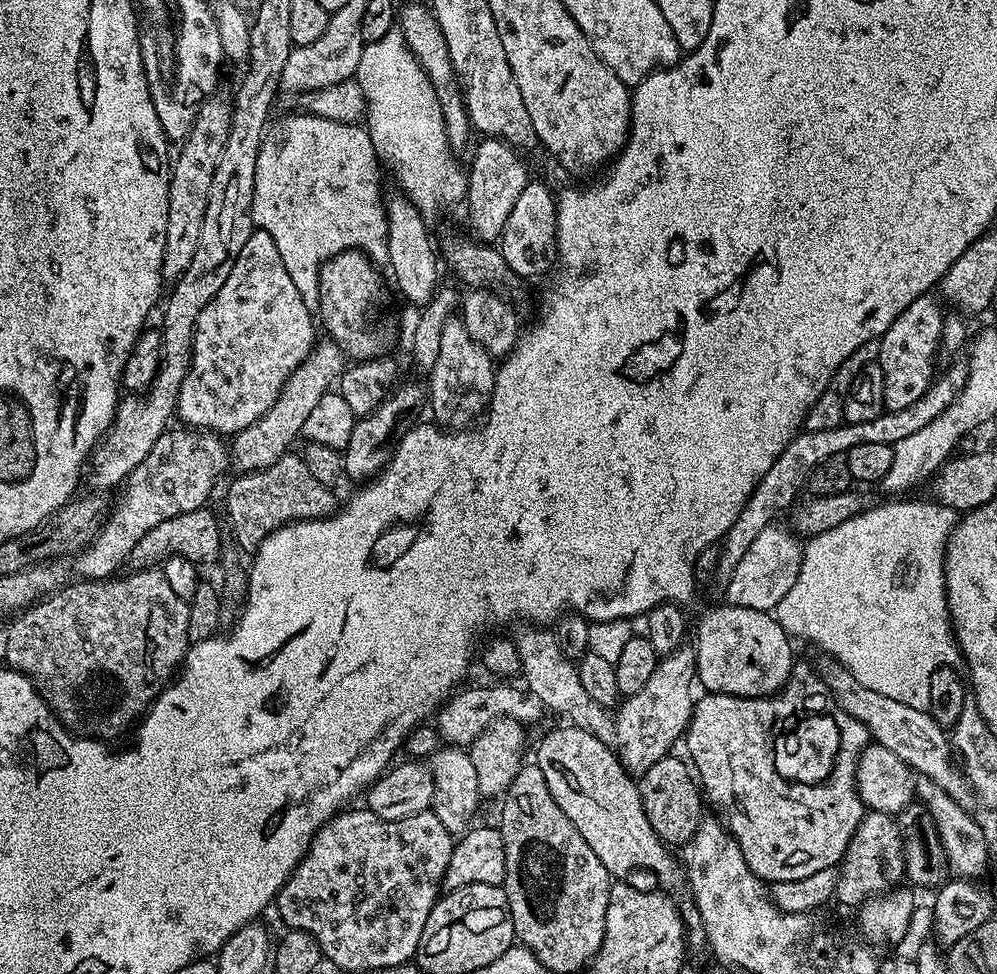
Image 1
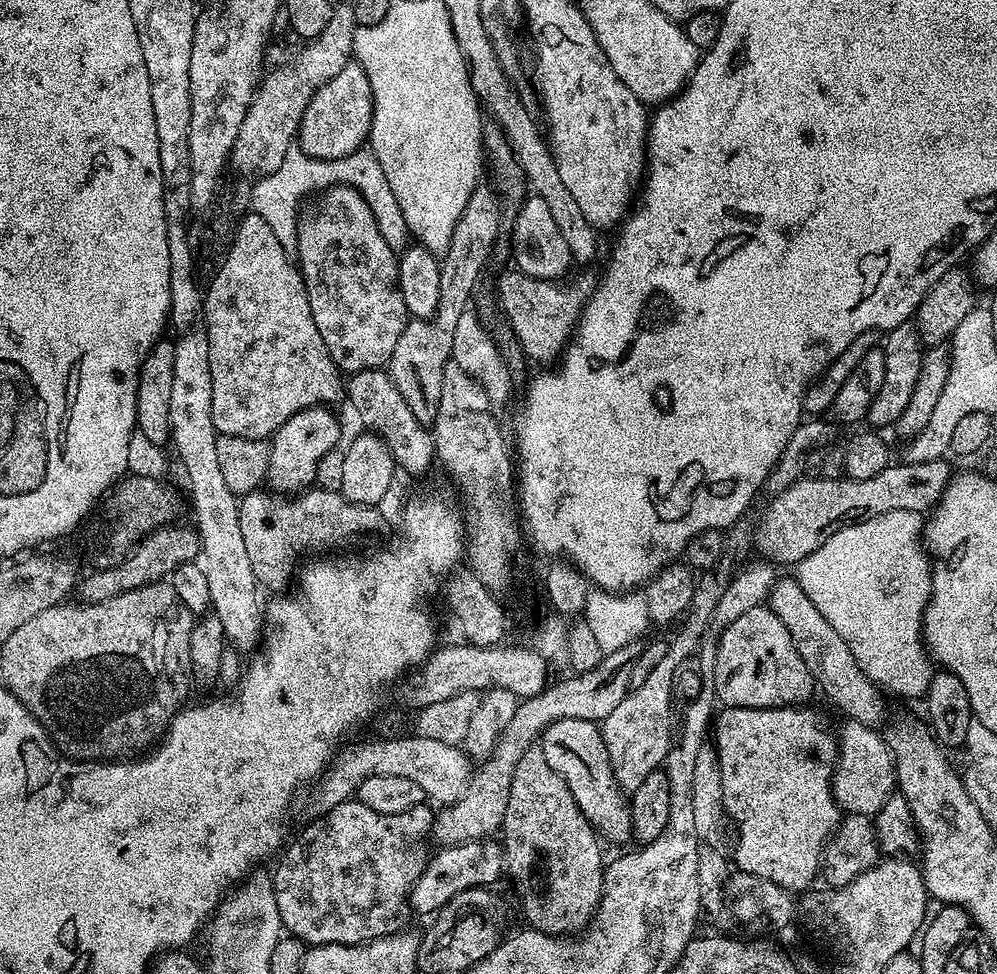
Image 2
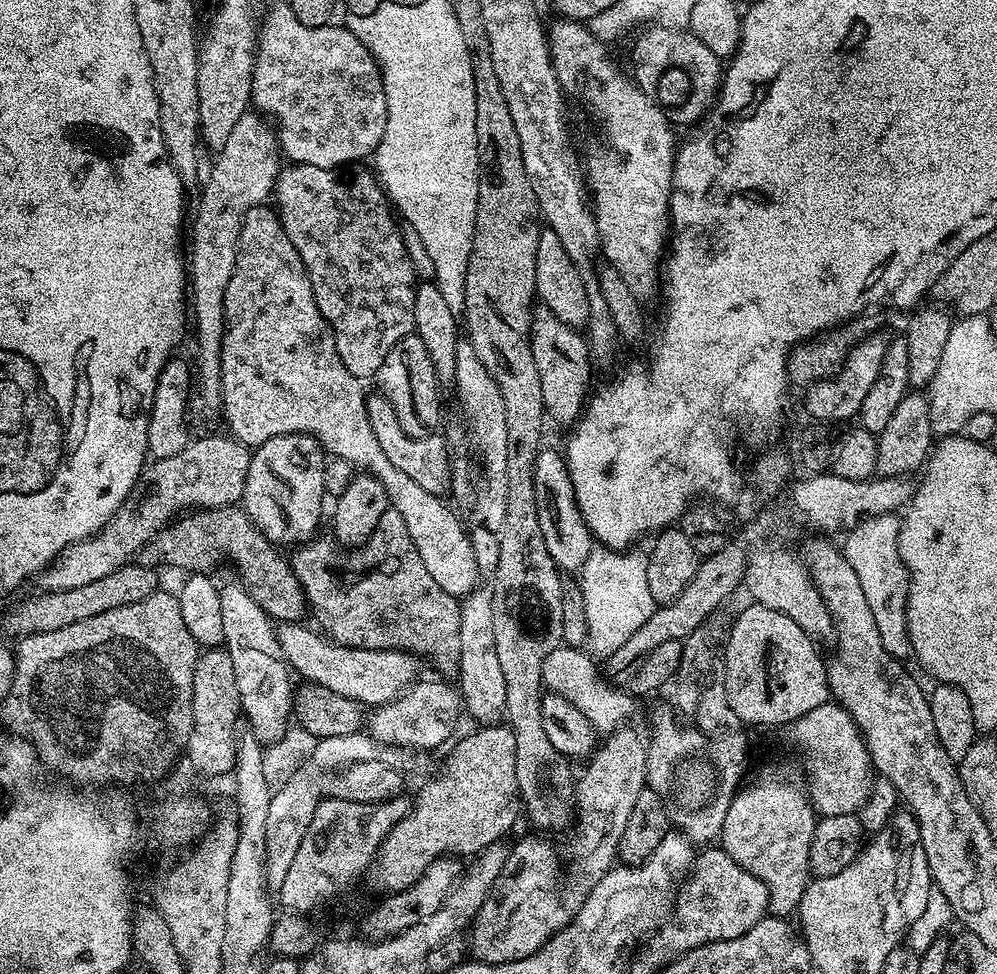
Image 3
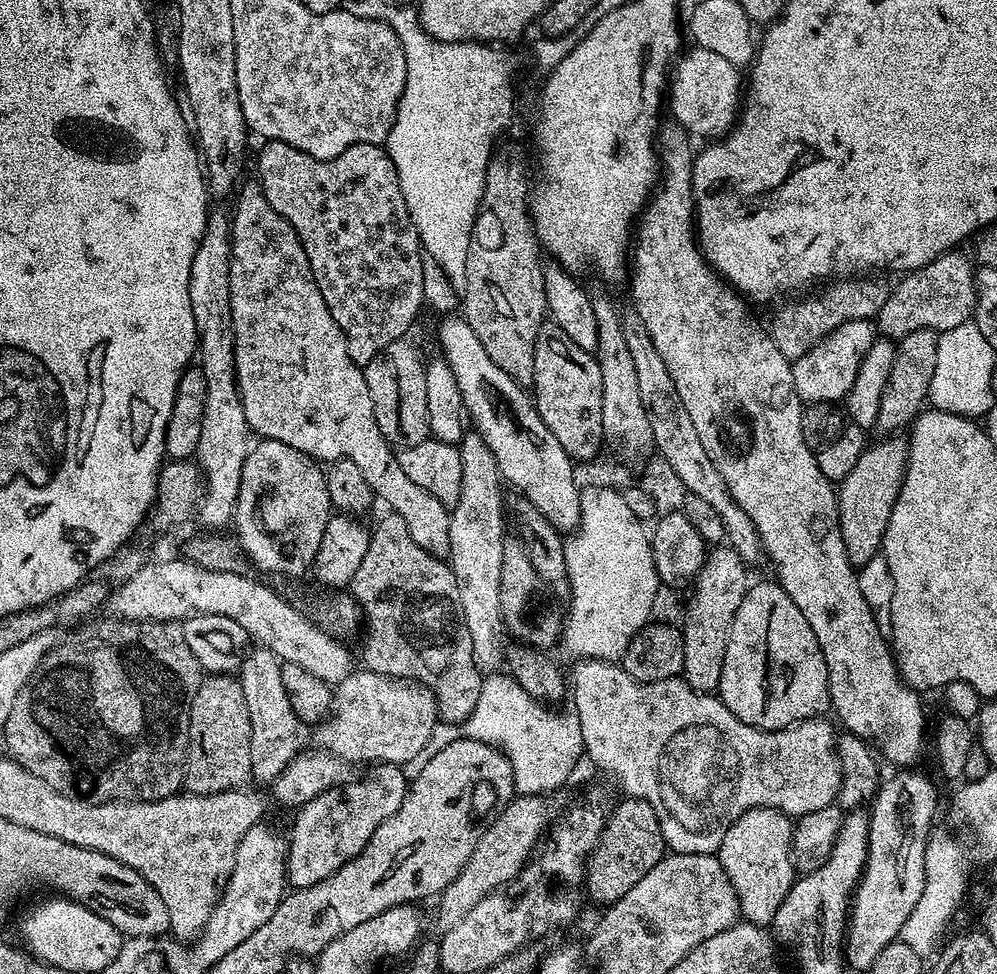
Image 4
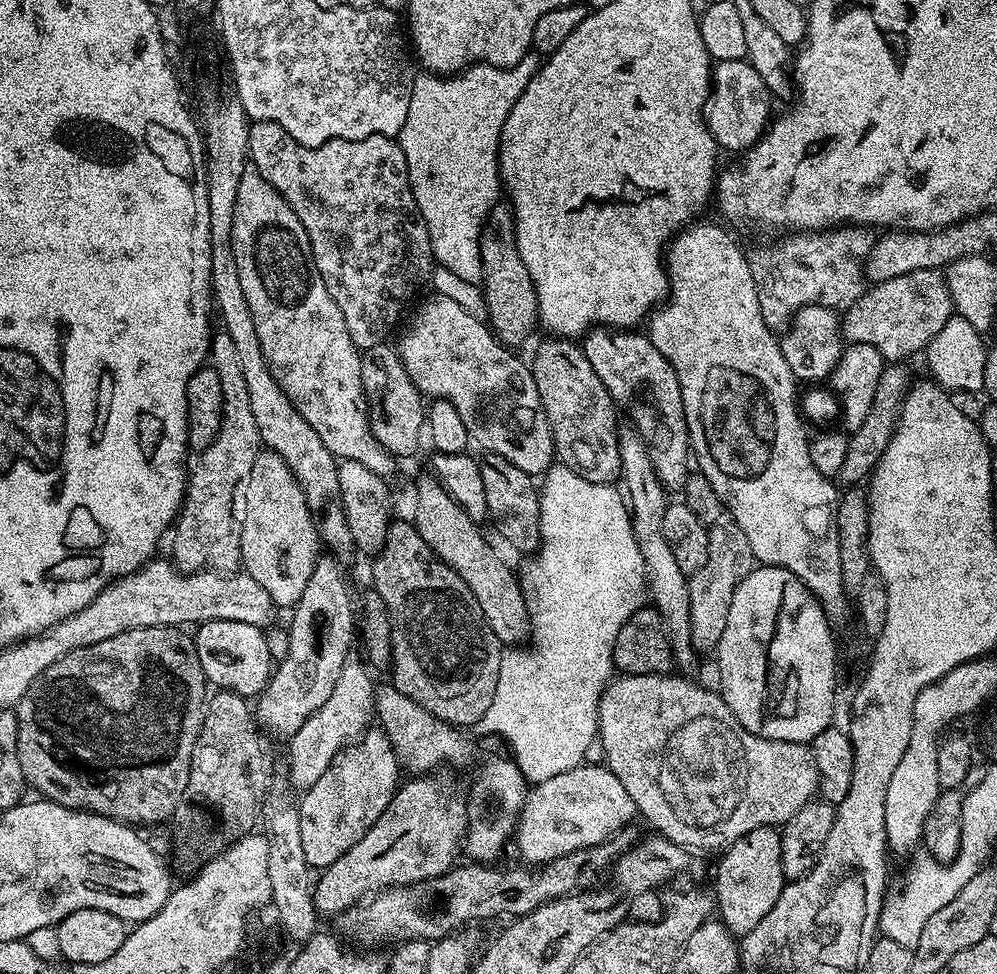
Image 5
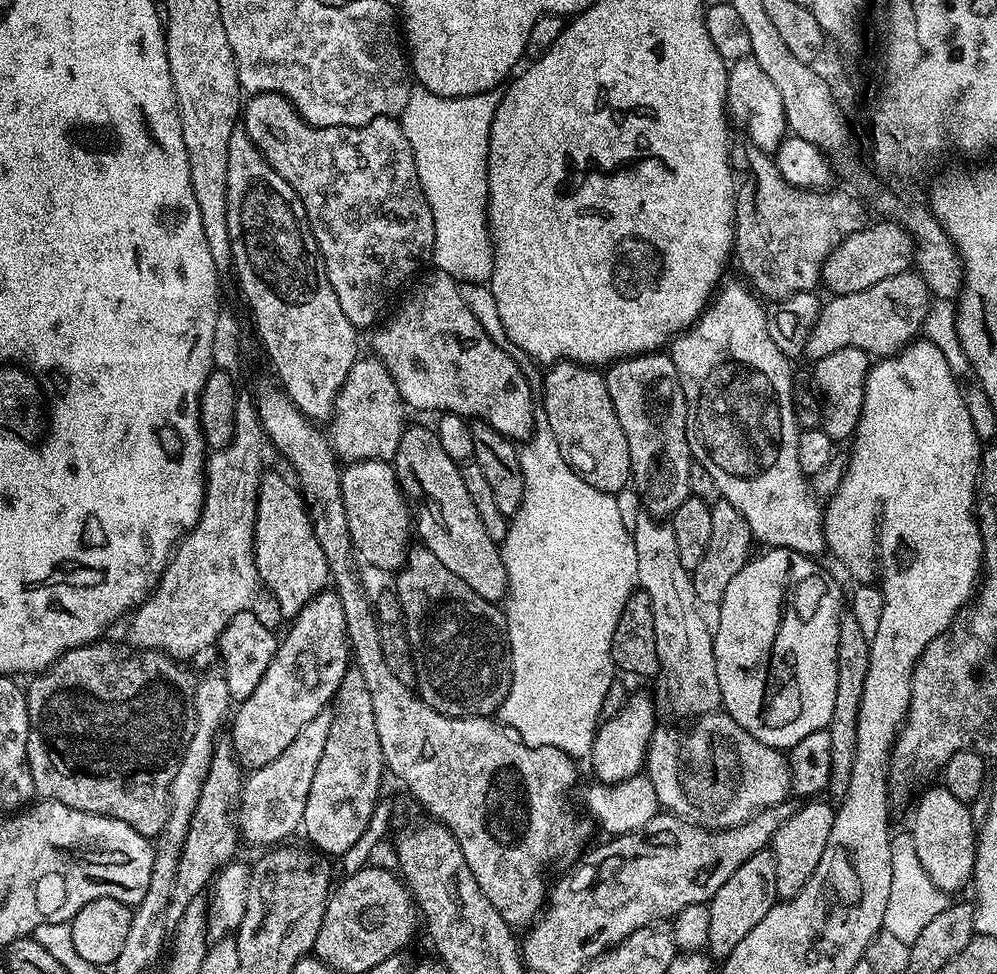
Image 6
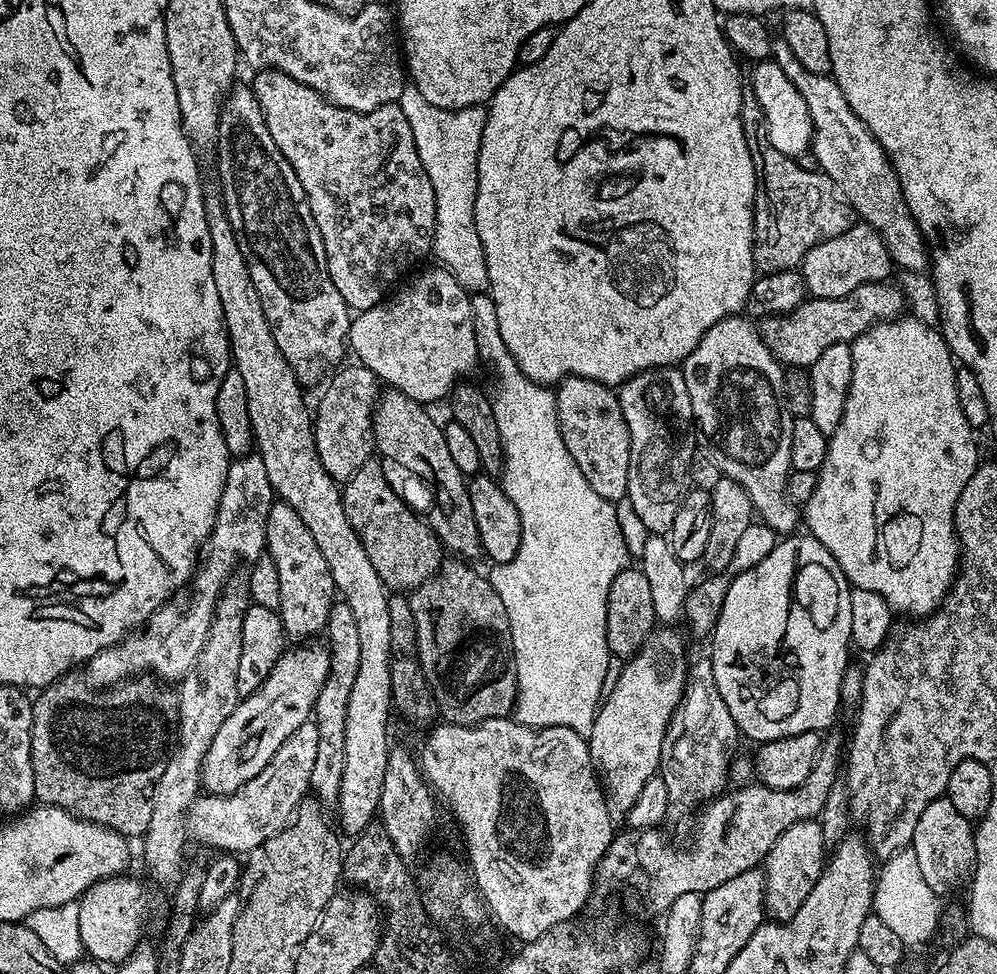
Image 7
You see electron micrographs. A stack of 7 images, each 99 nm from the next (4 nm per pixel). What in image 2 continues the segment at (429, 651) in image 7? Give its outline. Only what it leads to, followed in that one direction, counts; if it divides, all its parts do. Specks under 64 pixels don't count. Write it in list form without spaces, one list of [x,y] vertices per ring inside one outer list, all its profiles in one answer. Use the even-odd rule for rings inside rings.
[[[313,486],[289,498],[264,491],[248,493],[239,501],[239,506],[246,554],[250,558],[250,566],[254,566],[257,580],[265,589],[287,586],[300,552],[307,548],[324,548],[331,540],[338,539],[340,532],[344,536],[352,536],[355,532],[366,531],[372,524],[372,516],[368,513],[371,511],[357,510],[339,492]],[[340,516],[344,519],[341,528]]]

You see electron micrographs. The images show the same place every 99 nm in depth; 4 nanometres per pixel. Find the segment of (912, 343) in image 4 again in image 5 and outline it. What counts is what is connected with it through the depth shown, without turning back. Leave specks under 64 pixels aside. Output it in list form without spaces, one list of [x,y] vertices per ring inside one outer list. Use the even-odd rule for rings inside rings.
[[[892,362],[885,365],[882,377],[878,380],[878,387],[874,392],[873,405],[870,406],[865,421],[862,422],[858,430],[849,435],[847,458],[837,476],[841,485],[856,486],[865,481],[880,461],[886,446],[889,445],[890,438],[893,436],[896,424],[900,419],[905,394],[912,385],[912,377],[910,378],[910,372],[906,367],[908,366],[902,362]]]

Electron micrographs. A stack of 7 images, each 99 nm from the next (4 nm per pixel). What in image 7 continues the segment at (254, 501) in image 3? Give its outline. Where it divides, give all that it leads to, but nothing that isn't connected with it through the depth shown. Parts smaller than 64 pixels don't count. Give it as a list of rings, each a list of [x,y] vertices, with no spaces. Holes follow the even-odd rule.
[[[276,502],[266,518],[264,543],[266,555],[274,558],[274,566],[278,566],[278,586],[282,589],[278,611],[285,633],[291,639],[293,636],[296,642],[319,637],[330,618],[330,610],[338,593],[334,578],[330,578],[330,566],[326,558],[322,558],[318,542],[314,542],[314,534],[306,530],[306,522],[298,518],[297,512],[289,504]]]

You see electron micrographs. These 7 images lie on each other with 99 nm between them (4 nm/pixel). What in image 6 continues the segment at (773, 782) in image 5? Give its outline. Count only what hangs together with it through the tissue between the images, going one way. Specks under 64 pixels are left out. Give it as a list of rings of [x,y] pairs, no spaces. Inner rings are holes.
[[[723,710],[706,712],[693,724],[696,725],[689,732],[659,725],[652,730],[648,739],[644,772],[654,786],[661,807],[667,813],[677,816],[686,824],[719,830],[736,828],[751,816],[757,816],[762,810],[783,804],[789,799],[792,774],[787,755],[781,749],[766,746],[766,742],[758,742],[754,734],[742,730],[742,726],[738,726],[738,722],[734,722],[734,718],[730,718]]]

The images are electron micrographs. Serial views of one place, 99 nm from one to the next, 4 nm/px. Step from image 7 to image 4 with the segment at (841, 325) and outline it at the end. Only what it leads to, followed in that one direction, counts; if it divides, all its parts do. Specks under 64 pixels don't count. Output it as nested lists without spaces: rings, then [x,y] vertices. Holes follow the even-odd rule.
[[[953,250],[934,258],[934,262],[917,272],[907,273],[901,279],[904,281],[888,293],[886,306],[882,306],[878,317],[879,331],[888,338],[901,338],[916,330],[929,328],[939,334],[969,323],[976,311],[976,282],[973,261],[969,257],[968,260],[960,250]]]

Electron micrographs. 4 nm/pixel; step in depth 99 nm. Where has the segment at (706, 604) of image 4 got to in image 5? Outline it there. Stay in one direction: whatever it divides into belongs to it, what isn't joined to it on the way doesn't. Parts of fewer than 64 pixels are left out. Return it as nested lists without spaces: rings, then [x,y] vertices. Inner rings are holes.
[[[721,520],[709,527],[706,563],[689,577],[690,594],[690,634],[695,651],[715,651],[722,633],[726,630],[726,616],[730,604],[738,594],[741,582],[747,579],[756,566],[750,542],[742,528],[731,520]]]

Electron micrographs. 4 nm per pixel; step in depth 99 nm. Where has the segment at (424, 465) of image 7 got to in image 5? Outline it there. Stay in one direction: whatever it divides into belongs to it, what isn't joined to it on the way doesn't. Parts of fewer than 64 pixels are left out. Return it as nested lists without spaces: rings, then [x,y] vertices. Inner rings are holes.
[[[425,474],[416,484],[416,504],[420,507],[420,520],[415,521],[420,537],[430,546],[430,550],[474,594],[482,614],[500,639],[501,645],[520,646],[529,639],[528,604],[520,589],[517,573],[492,549],[490,541],[484,537],[481,525],[469,518],[464,507],[447,492],[444,485],[431,474]],[[524,640],[524,641],[523,641]]]

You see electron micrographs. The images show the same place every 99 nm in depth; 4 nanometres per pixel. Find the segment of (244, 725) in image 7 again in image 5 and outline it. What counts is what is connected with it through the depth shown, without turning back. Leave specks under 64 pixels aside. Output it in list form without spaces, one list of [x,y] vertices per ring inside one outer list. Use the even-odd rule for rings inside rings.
[[[328,554],[321,555],[320,559],[316,562],[314,574],[310,574],[310,582],[306,582],[306,590],[302,590],[302,598],[296,603],[296,607],[291,609],[290,616],[292,616],[292,624],[290,623],[290,627],[288,628],[288,637],[290,638],[288,653],[284,660],[279,661],[279,663],[275,665],[272,675],[268,678],[268,685],[265,686],[263,692],[260,693],[254,704],[254,715],[257,725],[259,725],[265,733],[268,731],[272,736],[284,736],[283,738],[292,737],[302,726],[302,722],[306,718],[310,718],[310,714],[314,714],[318,710],[318,706],[322,706],[322,702],[326,702],[326,698],[330,698],[330,694],[334,690],[334,682],[338,682],[338,674],[342,674],[345,663],[349,659],[348,651],[352,648],[352,640],[354,644],[354,629],[357,627],[358,620],[354,615],[354,608],[352,612],[352,596],[348,593],[348,584],[344,581],[344,572],[340,568],[343,568],[341,561]]]

